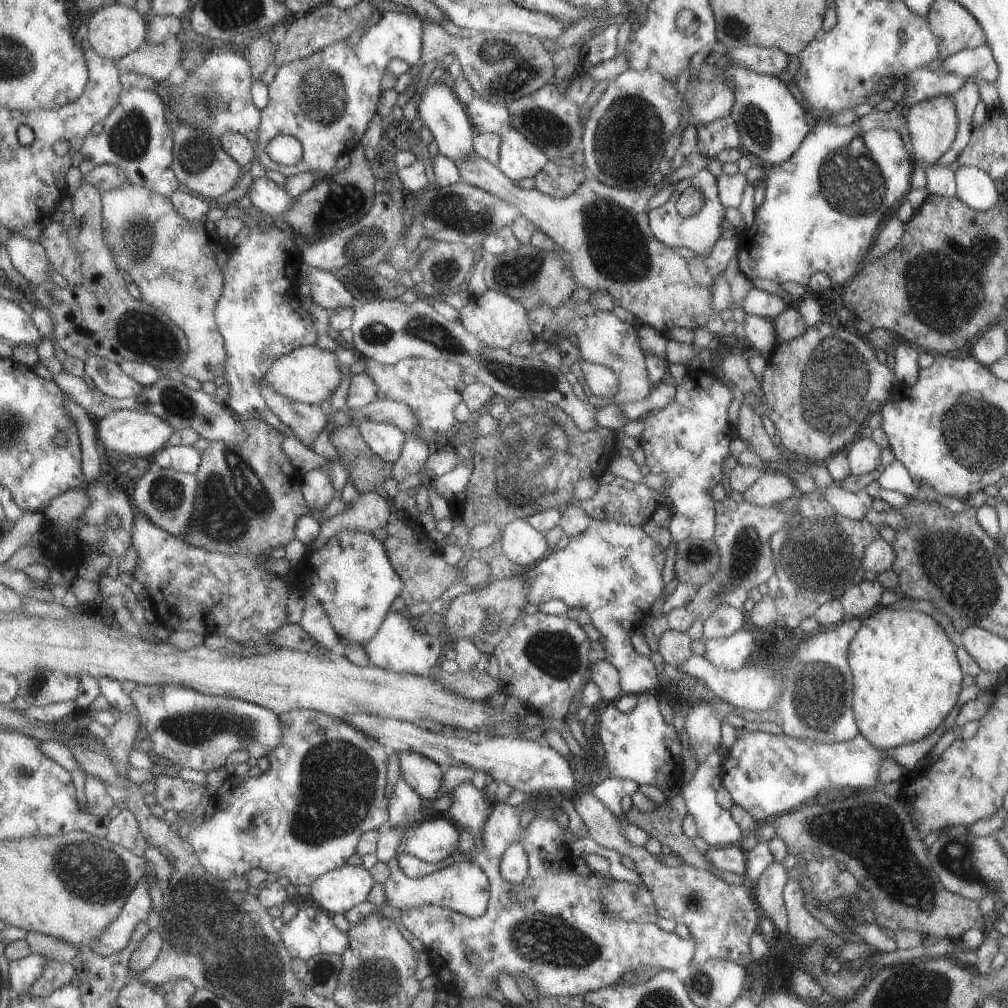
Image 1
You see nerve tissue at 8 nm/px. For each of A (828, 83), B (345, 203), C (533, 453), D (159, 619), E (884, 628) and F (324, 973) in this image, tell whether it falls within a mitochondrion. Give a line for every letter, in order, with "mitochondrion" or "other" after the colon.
A: other
B: mitochondrion
C: mitochondrion
D: other
E: other
F: mitochondrion

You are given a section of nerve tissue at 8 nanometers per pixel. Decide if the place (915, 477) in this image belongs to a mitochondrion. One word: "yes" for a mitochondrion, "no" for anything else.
no

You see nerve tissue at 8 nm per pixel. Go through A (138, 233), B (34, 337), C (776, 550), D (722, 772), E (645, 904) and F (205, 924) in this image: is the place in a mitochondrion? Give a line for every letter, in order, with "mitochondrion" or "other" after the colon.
A: mitochondrion
B: other
C: mitochondrion
D: other
E: other
F: mitochondrion

